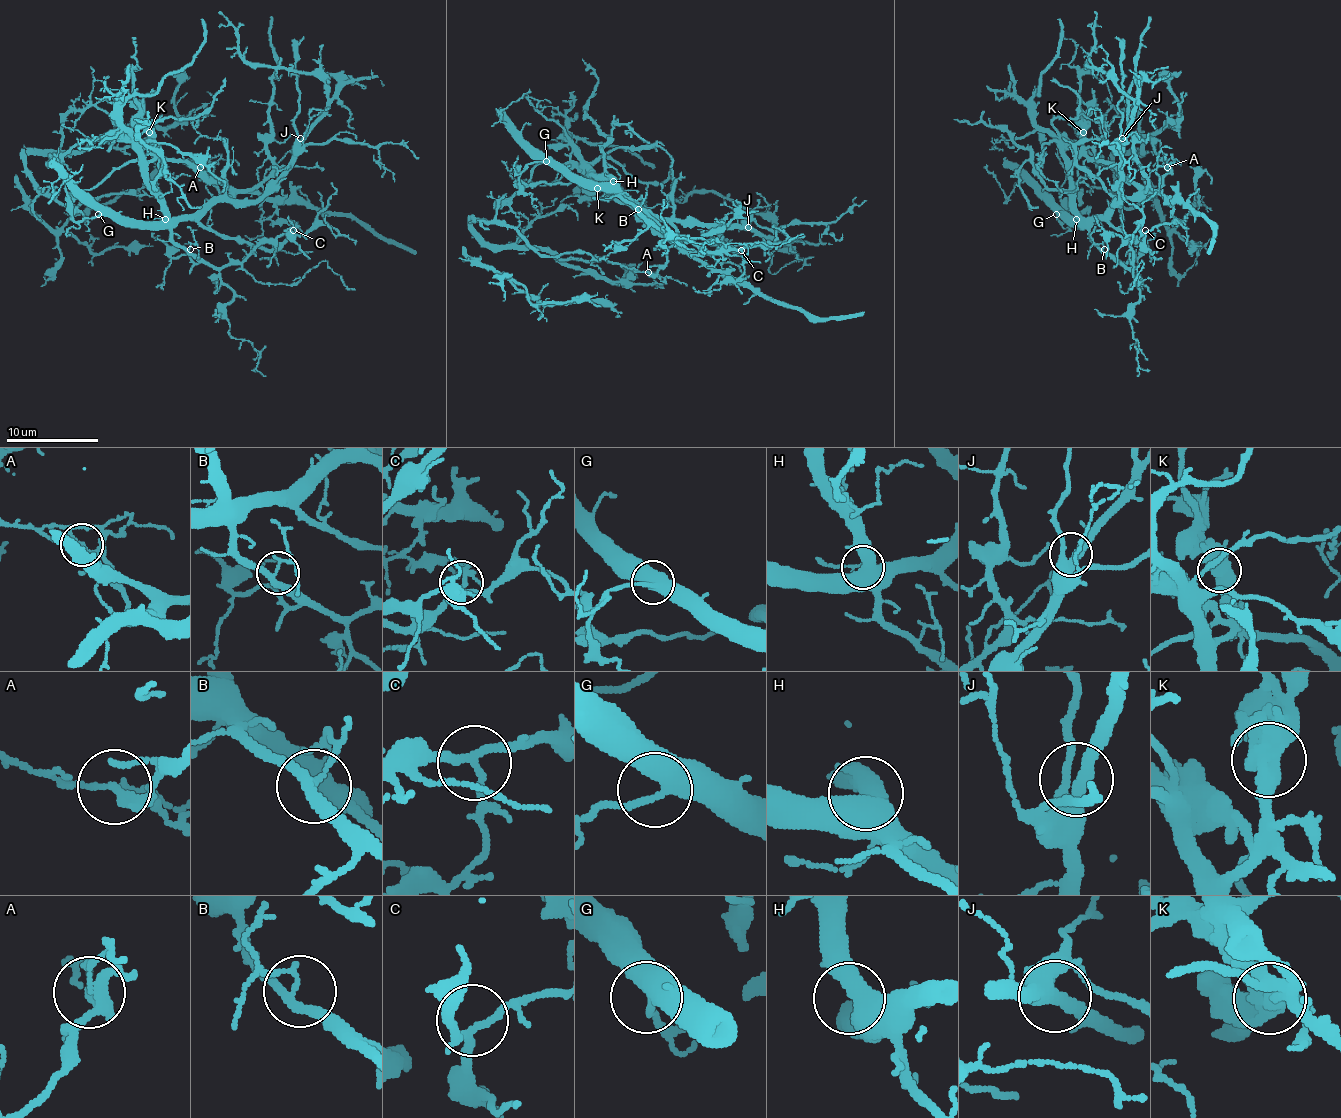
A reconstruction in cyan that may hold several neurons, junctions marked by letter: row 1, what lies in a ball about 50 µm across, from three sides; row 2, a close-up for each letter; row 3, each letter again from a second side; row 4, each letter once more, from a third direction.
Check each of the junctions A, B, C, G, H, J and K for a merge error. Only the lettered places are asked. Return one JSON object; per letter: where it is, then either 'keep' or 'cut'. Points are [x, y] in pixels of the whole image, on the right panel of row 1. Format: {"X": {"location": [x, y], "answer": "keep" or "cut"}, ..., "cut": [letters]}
{"A": {"location": [1167, 167], "answer": "cut"}, "B": {"location": [1104, 249], "answer": "keep"}, "C": {"location": [1145, 230], "answer": "keep"}, "G": {"location": [1056, 214], "answer": "keep"}, "H": {"location": [1076, 219], "answer": "keep"}, "J": {"location": [1122, 138], "answer": "keep"}, "K": {"location": [1083, 132], "answer": "cut"}, "cut": ["A", "K"]}

